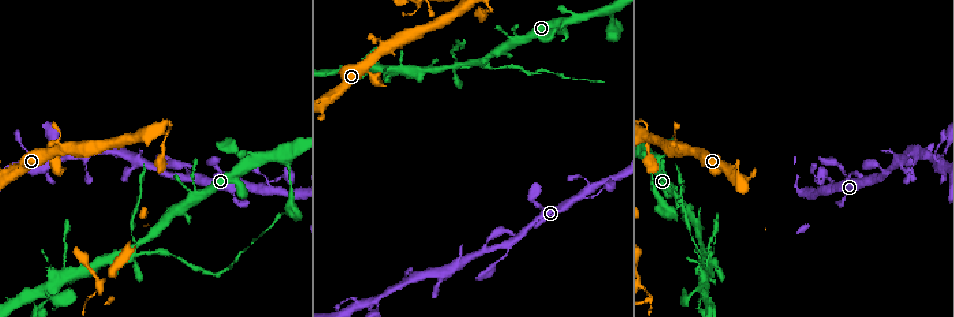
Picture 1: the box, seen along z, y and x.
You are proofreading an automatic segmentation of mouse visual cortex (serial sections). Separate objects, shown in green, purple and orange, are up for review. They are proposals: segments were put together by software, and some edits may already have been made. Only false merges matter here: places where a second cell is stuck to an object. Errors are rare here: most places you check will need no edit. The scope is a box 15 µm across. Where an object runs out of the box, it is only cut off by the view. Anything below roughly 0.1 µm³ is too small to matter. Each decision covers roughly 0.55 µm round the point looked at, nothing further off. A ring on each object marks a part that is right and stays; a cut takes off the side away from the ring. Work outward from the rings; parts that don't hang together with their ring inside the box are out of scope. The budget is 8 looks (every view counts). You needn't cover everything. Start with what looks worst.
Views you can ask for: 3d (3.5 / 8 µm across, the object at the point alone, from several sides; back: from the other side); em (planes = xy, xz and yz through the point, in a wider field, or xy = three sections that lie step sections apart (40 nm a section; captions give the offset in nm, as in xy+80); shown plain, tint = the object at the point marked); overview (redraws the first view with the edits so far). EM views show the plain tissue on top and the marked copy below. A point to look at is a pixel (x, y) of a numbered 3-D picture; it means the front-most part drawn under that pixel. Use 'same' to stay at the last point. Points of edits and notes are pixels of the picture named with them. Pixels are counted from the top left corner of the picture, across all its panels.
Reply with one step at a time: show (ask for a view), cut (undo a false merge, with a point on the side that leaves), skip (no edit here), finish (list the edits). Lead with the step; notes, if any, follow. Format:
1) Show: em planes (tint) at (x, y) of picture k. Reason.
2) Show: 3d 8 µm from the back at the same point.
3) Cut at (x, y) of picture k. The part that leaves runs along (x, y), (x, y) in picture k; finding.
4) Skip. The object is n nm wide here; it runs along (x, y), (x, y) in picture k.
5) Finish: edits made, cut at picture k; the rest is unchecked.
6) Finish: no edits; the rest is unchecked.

Show: 3d 3.5 µm at (703, 247) of picture 1. Four or more arms meet.

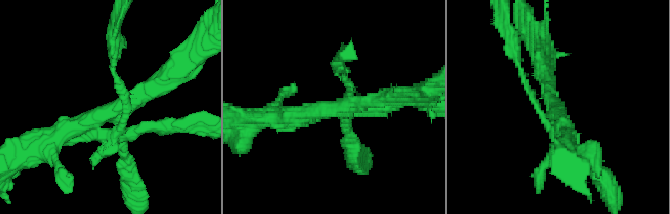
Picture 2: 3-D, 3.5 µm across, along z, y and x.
Show: em xy step 5 (tint) at (342, 108) of picture 2.

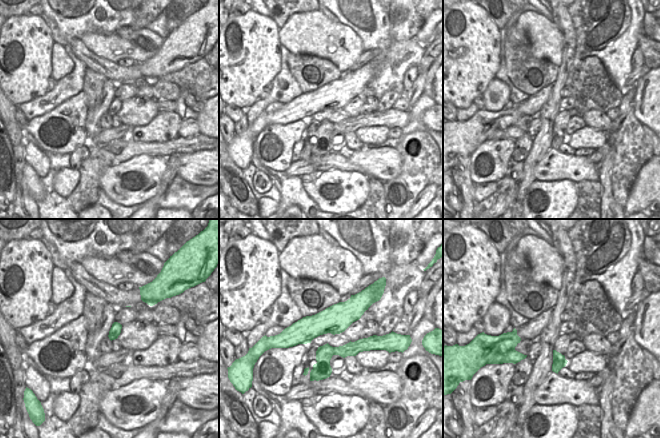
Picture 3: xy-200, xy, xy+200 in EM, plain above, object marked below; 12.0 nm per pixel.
Skip. It runs along (365, 305), (288, 337) in picture 3; all the same cell.

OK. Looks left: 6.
Show: 3d 3.5 µm at (171, 128) of picture 1. Sharp bend.

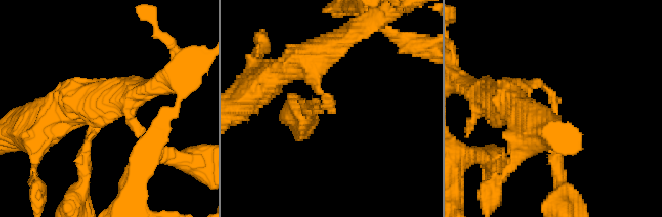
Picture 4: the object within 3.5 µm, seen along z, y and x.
Show: em xy step 1 (tint) at (557, 100) of picture 4. Now the EM.

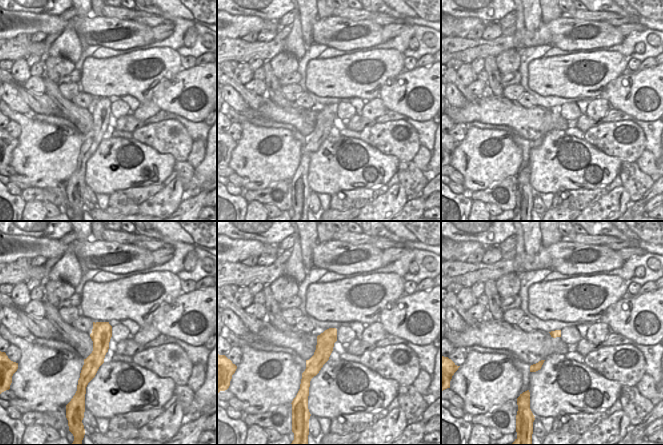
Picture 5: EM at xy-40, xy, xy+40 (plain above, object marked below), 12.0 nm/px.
Skip. The arms are 150, 300 nm wide; it runs along (516, 98), (557, 163) in picture 4; all the same cell.

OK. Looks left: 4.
Show: 3d 3.5 µm at (178, 257) of picture 1. Narrows sharply.

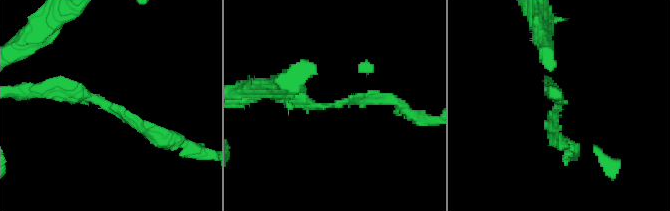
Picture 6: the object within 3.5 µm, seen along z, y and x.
Show: em xy step 2 (tint) at (109, 102) of picture 6. The arms are 150, 200 nm wide.

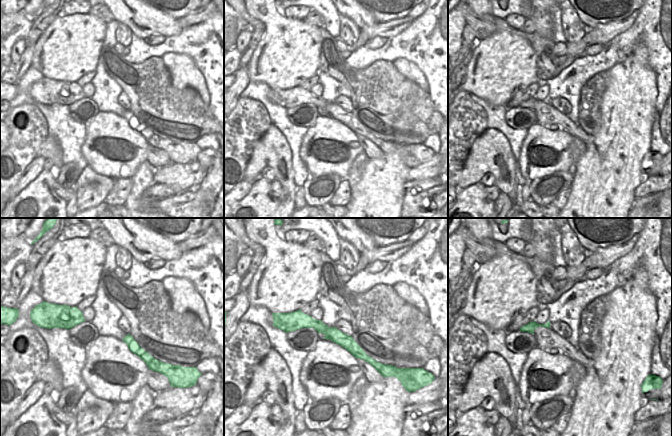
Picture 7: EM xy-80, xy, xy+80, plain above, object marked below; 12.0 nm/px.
Skip. It runs along (293, 324), (317, 324), (367, 358) in picture 7; one cell here.

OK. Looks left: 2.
Finish: no edits; the rest is unchecked.

